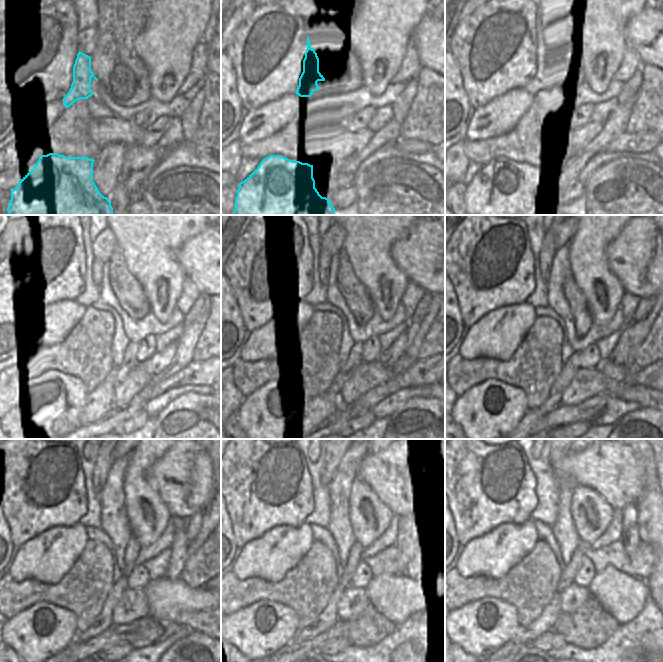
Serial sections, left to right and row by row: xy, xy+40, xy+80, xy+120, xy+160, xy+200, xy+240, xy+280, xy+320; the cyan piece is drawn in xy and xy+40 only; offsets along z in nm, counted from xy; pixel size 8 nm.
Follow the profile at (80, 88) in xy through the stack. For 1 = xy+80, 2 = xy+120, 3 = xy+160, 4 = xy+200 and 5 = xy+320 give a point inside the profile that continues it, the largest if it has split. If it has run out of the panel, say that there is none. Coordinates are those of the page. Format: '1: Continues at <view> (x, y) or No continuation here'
1: Continues at xy+80 (537, 81)
2: Continues at xy+120 (91, 294)
3: Continues at xy+160 (316, 295)
4: Continues at xy+200 (538, 298)
5: Continues at xy+320 (537, 515)

